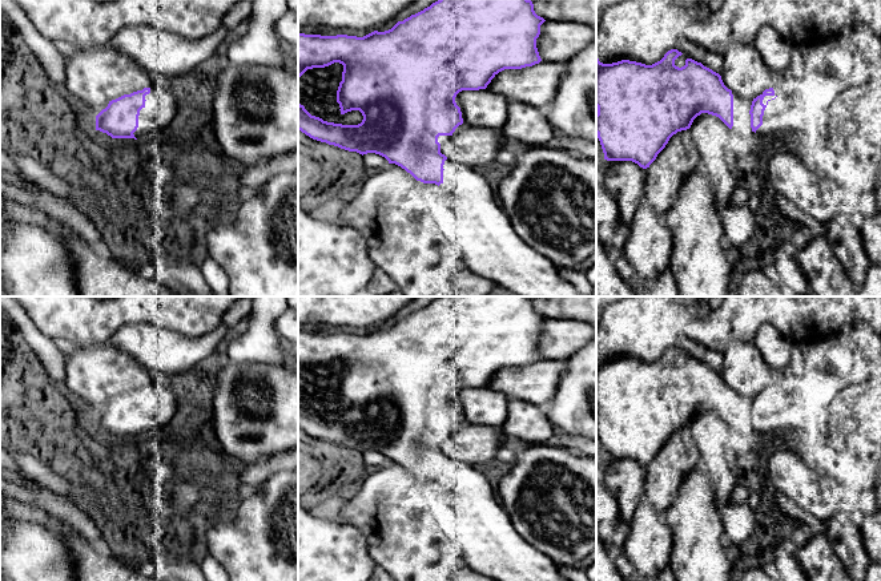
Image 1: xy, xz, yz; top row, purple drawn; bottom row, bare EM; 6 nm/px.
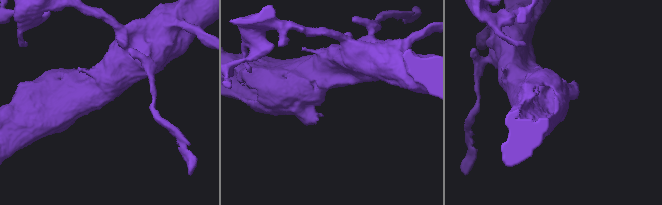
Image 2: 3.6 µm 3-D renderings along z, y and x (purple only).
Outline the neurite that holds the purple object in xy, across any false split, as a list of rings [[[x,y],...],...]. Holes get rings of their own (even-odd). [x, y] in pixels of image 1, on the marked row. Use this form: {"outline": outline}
{"outline": [[[153,84],[142,90],[124,94],[109,101],[108,106],[96,116],[96,130],[106,133],[112,138],[134,138],[138,128],[140,110],[150,117],[150,125],[168,130],[177,121],[181,106],[176,94],[166,88]]]}

